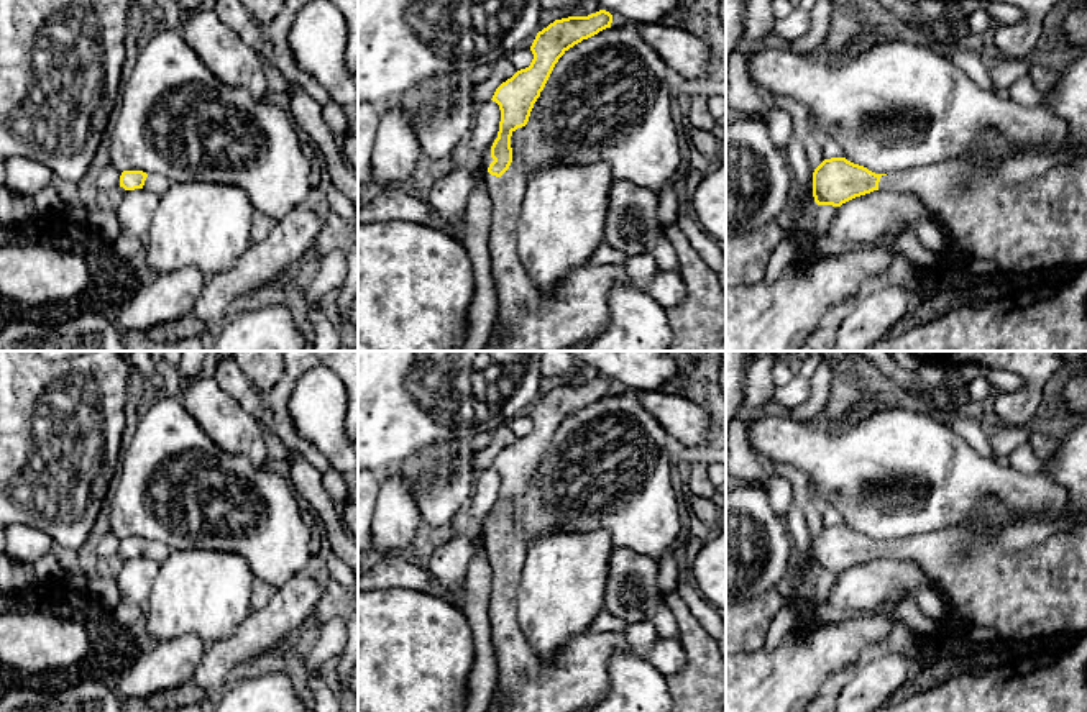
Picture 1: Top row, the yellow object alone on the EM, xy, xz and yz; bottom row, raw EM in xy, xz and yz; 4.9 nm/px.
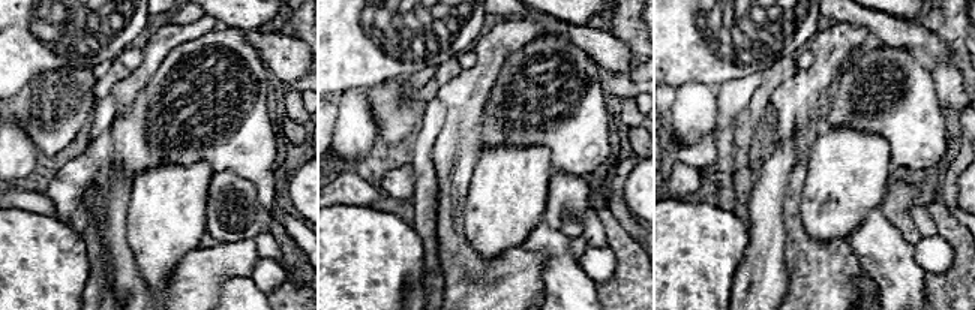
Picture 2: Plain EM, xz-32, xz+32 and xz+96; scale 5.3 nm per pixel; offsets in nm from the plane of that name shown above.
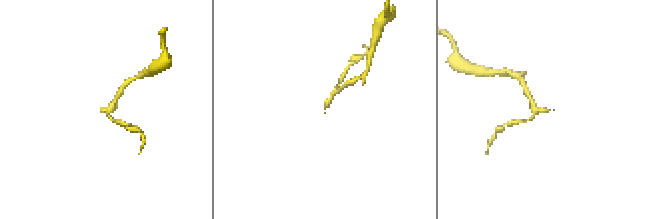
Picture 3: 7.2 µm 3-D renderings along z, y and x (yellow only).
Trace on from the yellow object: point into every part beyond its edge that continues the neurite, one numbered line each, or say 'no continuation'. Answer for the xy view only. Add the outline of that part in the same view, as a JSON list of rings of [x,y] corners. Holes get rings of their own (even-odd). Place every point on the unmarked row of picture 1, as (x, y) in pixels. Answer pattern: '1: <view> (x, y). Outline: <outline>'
1: xy (158, 552). Outline: [[[148,541],[143,556],[156,563],[163,563],[171,553],[171,548],[161,541]]]

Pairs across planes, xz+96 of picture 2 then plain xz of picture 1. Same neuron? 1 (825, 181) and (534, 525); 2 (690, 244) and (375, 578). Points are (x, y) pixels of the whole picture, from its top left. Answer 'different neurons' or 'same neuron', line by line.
1: different neurons
2: different neurons

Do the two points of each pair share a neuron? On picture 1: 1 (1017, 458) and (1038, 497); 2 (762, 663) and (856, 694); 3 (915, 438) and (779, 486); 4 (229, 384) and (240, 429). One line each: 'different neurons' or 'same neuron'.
1: different neurons
2: different neurons
3: different neurons
4: different neurons

